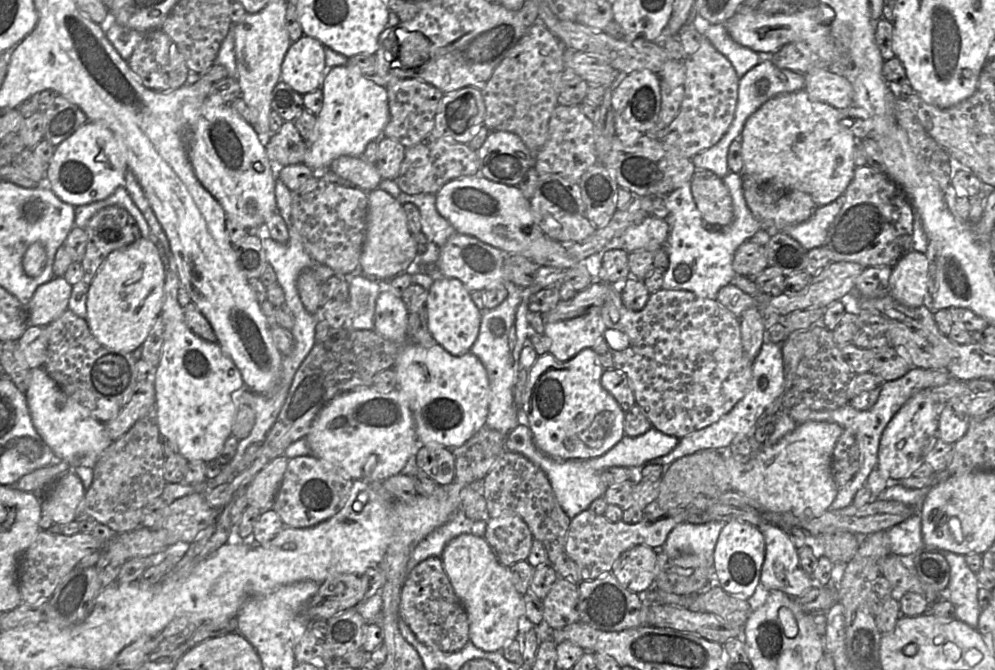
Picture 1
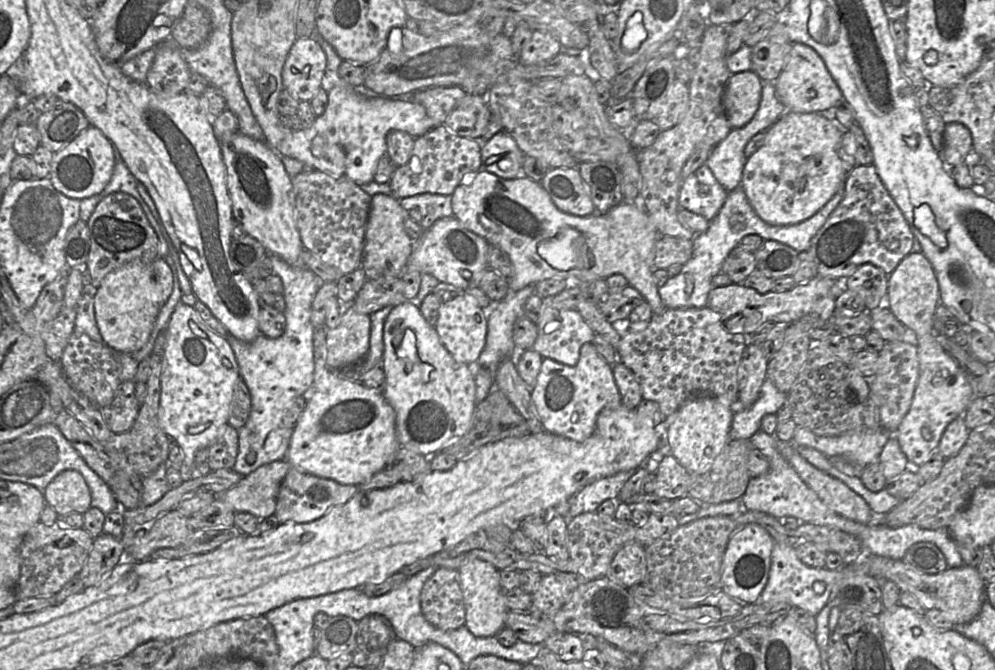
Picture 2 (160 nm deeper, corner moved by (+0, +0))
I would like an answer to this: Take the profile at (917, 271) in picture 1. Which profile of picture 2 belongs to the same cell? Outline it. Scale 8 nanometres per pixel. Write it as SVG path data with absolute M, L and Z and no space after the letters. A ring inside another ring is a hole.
M910 253L888 276L886 305L895 317L913 333L916 339L919 360L919 377L909 411L903 418L893 436L896 437L901 450L906 455L910 467L916 468L929 460L932 452L938 449L941 436L950 422L964 414L974 397L968 380L968 373L947 353L935 339L934 316L940 301L939 285L936 273L923 253Z

